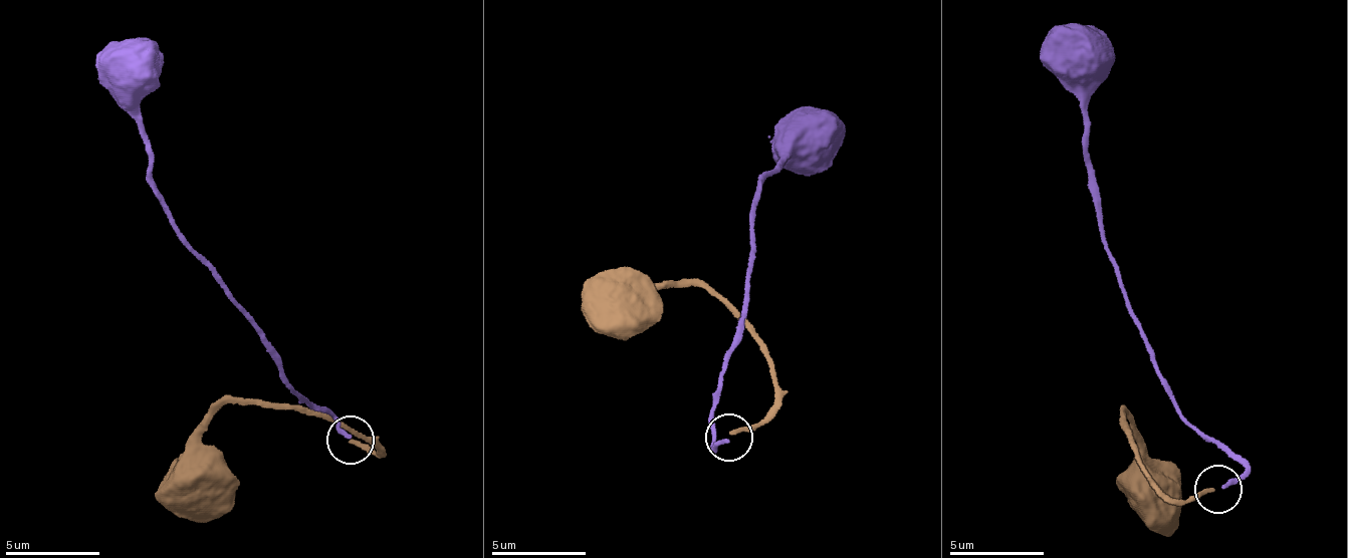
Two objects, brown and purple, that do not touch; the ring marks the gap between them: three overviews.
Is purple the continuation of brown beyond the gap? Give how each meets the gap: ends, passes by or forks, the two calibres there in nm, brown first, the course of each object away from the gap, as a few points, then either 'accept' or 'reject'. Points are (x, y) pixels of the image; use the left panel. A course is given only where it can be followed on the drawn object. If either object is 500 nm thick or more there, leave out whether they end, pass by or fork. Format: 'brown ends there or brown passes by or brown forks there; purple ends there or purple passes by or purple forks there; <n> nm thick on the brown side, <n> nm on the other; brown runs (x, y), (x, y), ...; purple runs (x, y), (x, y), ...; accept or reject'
brown ends there; purple ends there; 200 nm thick on the brown side, 200 nm on the other; brown runs (351, 443), (370, 446), (378, 455), (318, 414), (227, 402), (173, 477), (190, 486); purple runs (349, 437), (328, 414), (301, 402), (253, 315), (178, 234), (153, 184), (142, 130), (136, 70), (129, 65); reject

